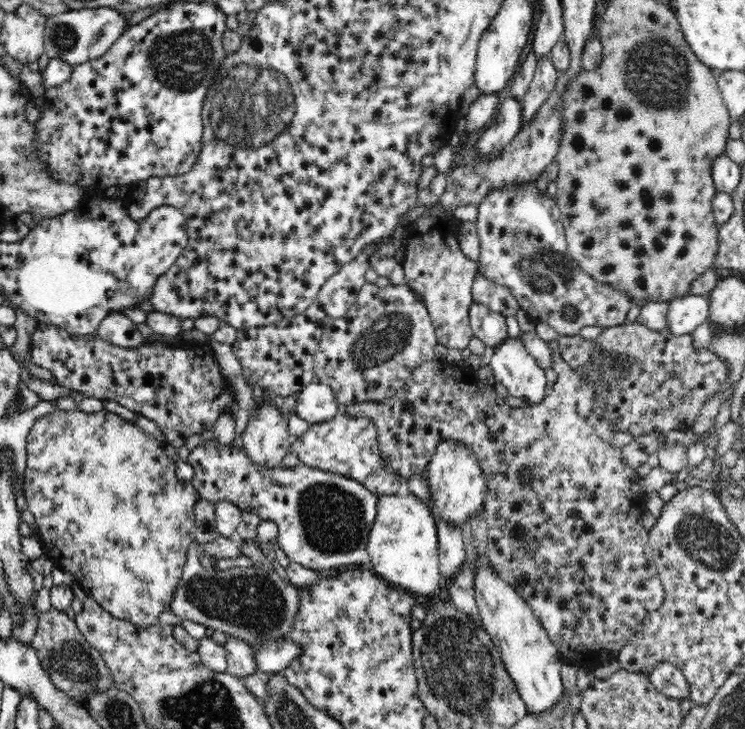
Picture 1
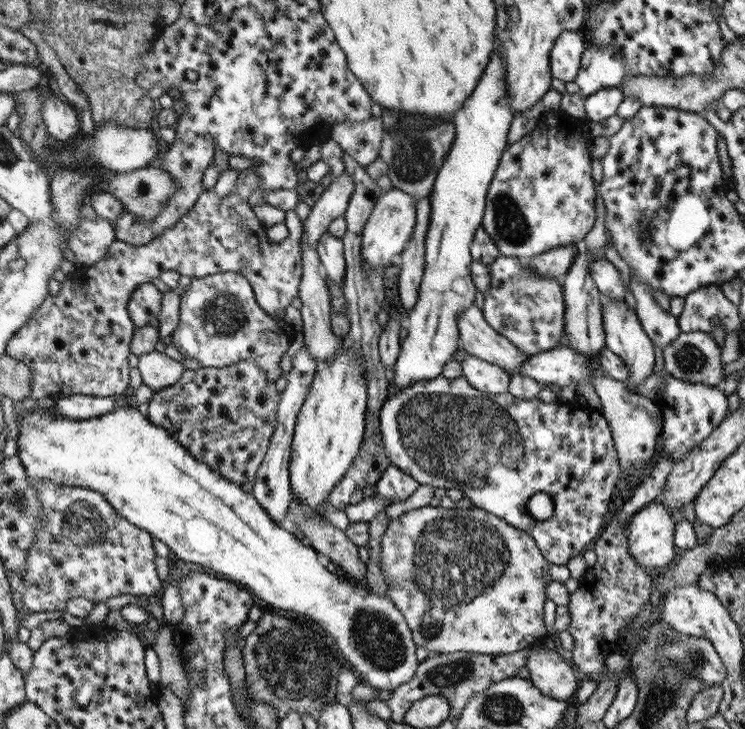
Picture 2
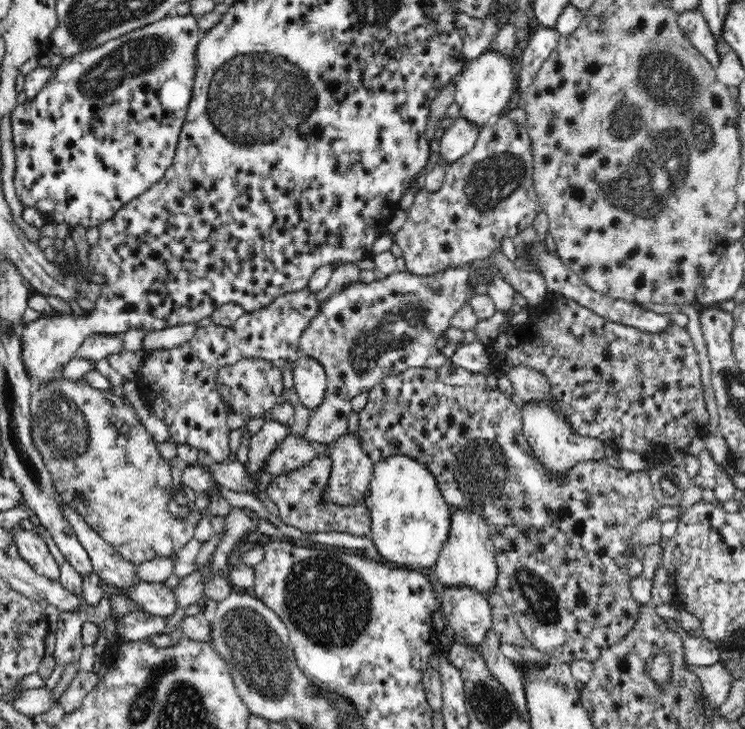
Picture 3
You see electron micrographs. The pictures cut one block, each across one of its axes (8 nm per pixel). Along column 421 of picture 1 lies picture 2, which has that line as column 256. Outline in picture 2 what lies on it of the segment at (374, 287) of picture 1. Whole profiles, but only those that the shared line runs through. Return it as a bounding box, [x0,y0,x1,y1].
[171,272,291,383]

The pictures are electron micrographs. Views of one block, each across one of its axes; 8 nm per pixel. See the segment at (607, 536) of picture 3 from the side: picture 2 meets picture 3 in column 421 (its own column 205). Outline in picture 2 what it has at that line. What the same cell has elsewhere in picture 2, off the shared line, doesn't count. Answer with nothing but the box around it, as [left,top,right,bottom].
[148,361,281,481]

